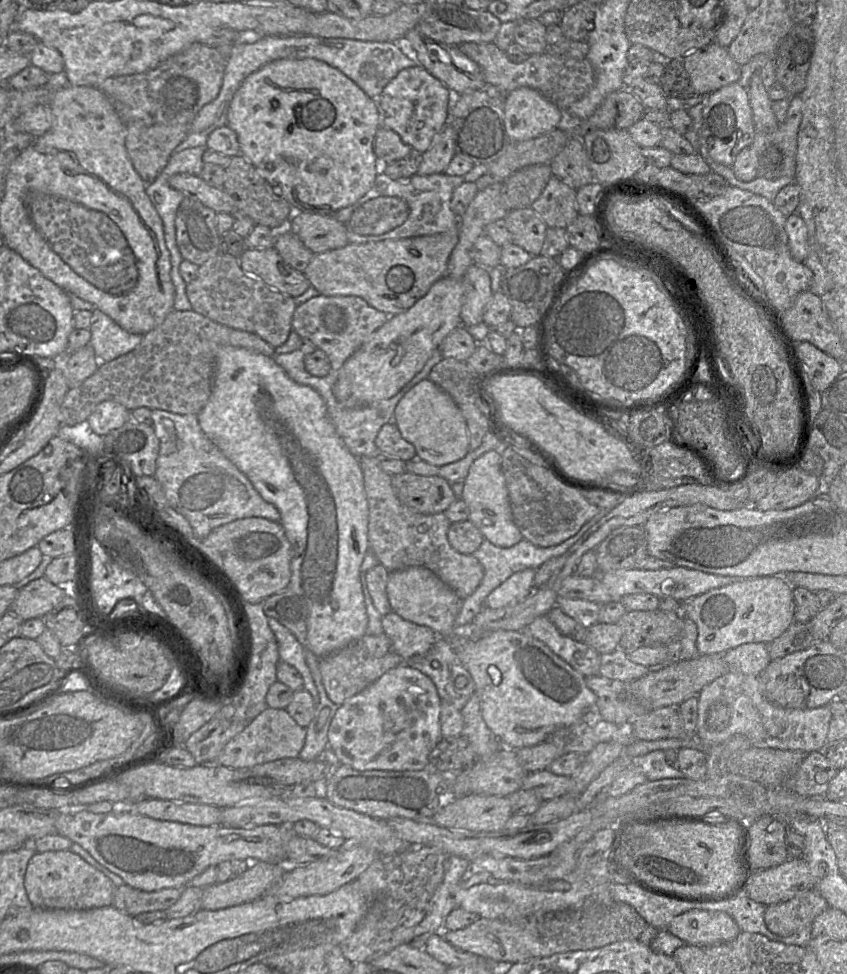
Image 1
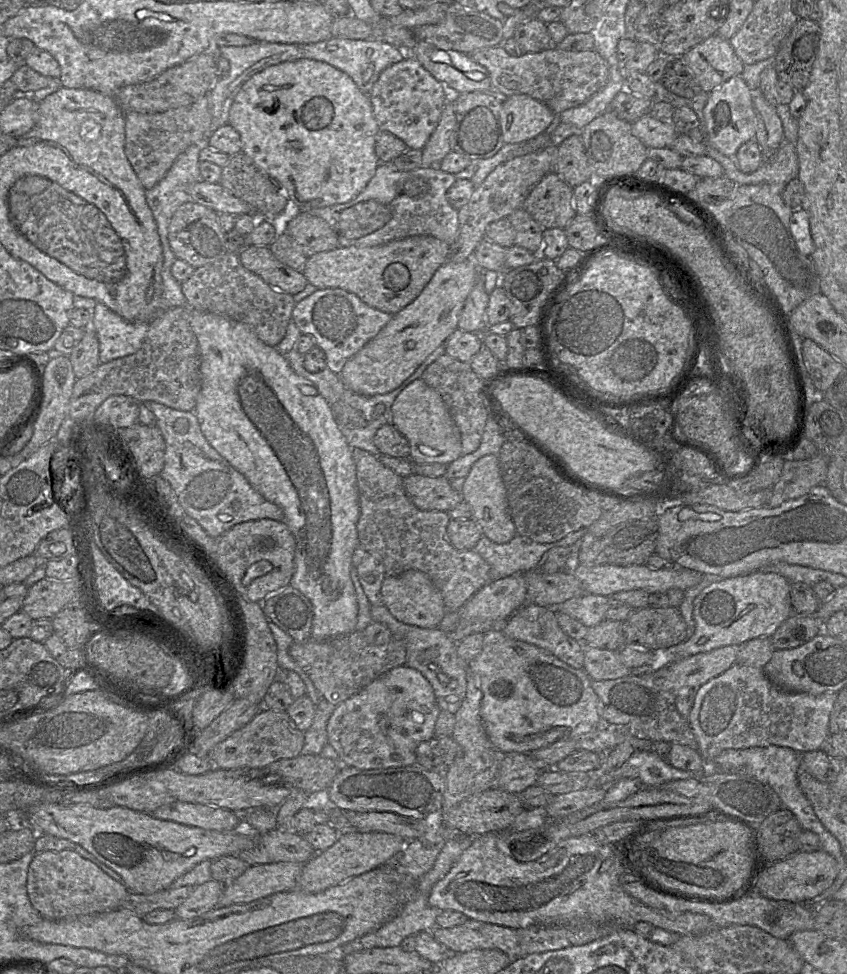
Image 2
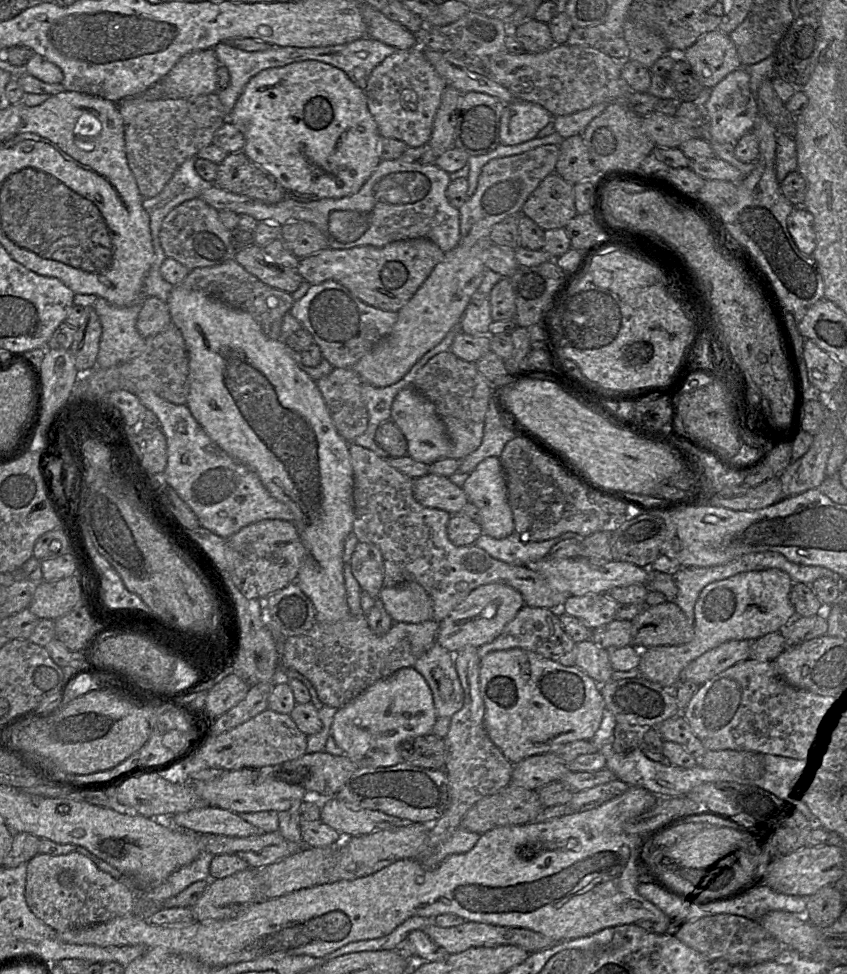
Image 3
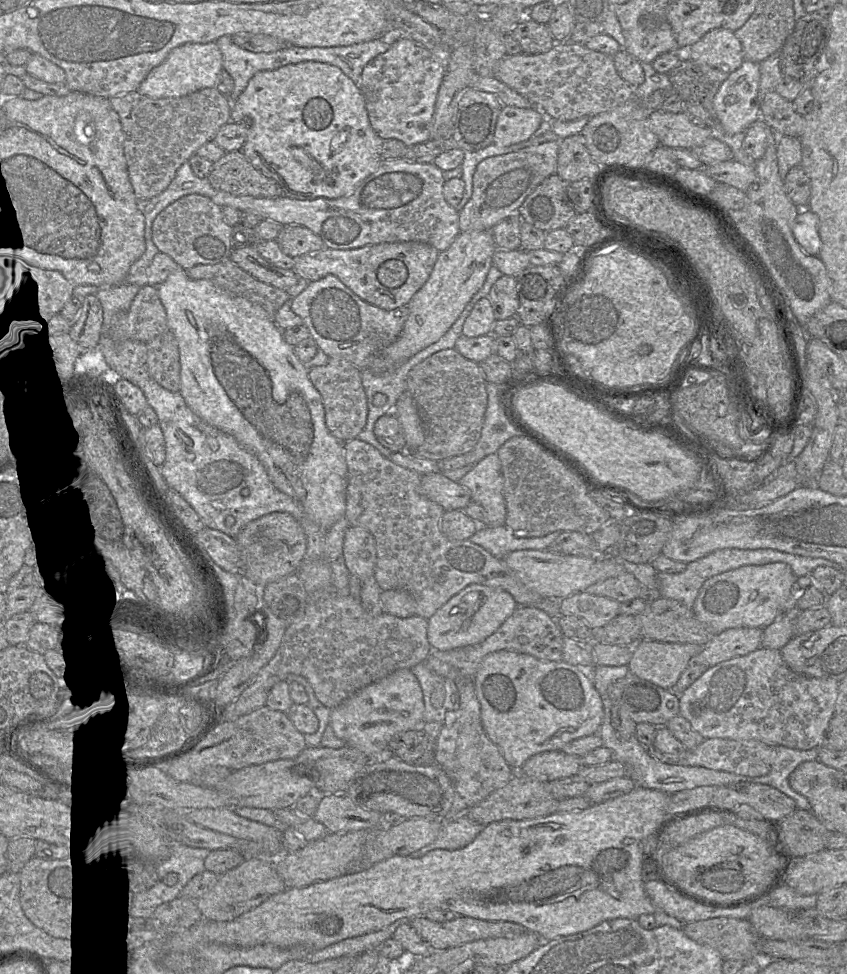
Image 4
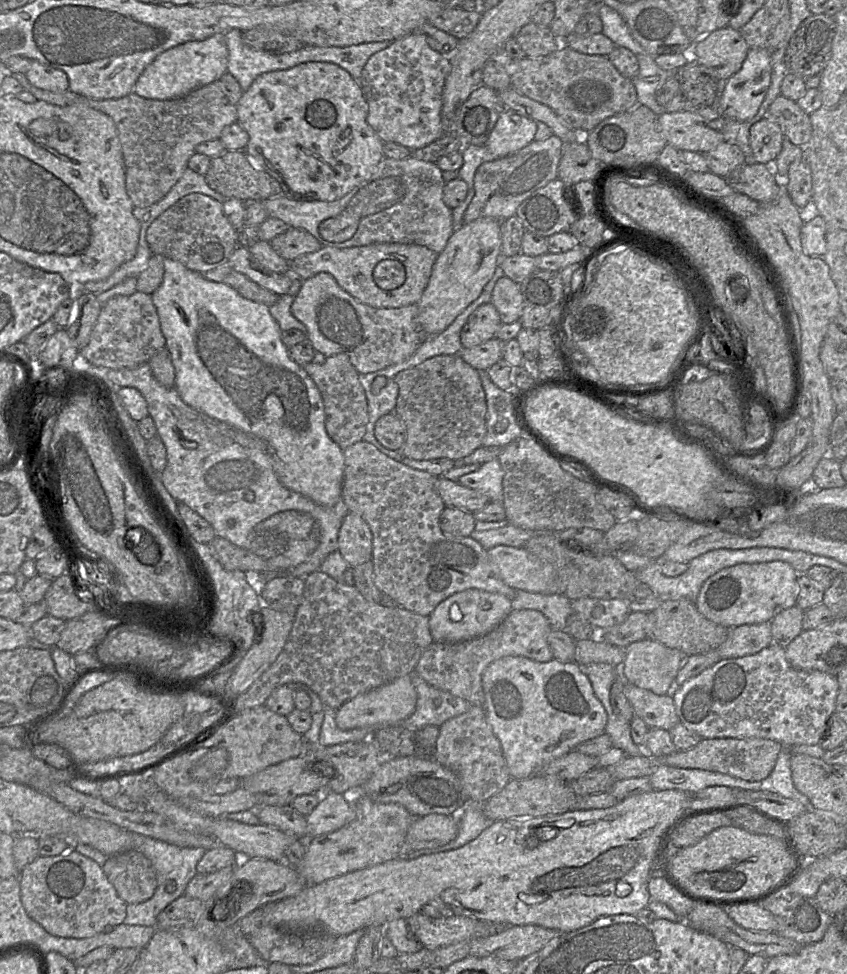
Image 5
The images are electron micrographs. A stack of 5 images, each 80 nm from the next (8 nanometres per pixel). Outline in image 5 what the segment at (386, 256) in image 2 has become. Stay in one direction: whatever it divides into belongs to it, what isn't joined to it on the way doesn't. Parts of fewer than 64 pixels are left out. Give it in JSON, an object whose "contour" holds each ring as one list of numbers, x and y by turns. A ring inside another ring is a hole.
{"contour":[[375,243,350,248,322,246,316,252,295,258,290,262,290,269,301,279,311,278,320,272,329,273,343,290,363,304,374,308,400,308,419,302,437,257,434,251,417,244]]}

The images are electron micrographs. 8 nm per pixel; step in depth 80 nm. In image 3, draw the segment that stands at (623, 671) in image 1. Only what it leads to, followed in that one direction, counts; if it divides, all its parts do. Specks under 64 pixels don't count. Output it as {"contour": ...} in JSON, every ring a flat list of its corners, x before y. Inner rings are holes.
{"contour":[[590,639,577,642,575,646,576,666,599,685,611,680,614,669,607,649,600,647]]}

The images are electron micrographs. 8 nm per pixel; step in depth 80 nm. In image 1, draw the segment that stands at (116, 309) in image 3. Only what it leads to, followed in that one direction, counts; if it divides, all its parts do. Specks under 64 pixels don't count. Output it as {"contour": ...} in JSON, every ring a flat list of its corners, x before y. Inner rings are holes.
{"contour":[[69,294,74,311,92,311,90,346,100,363,111,361,135,349,143,336,120,327,112,318,74,294]]}

